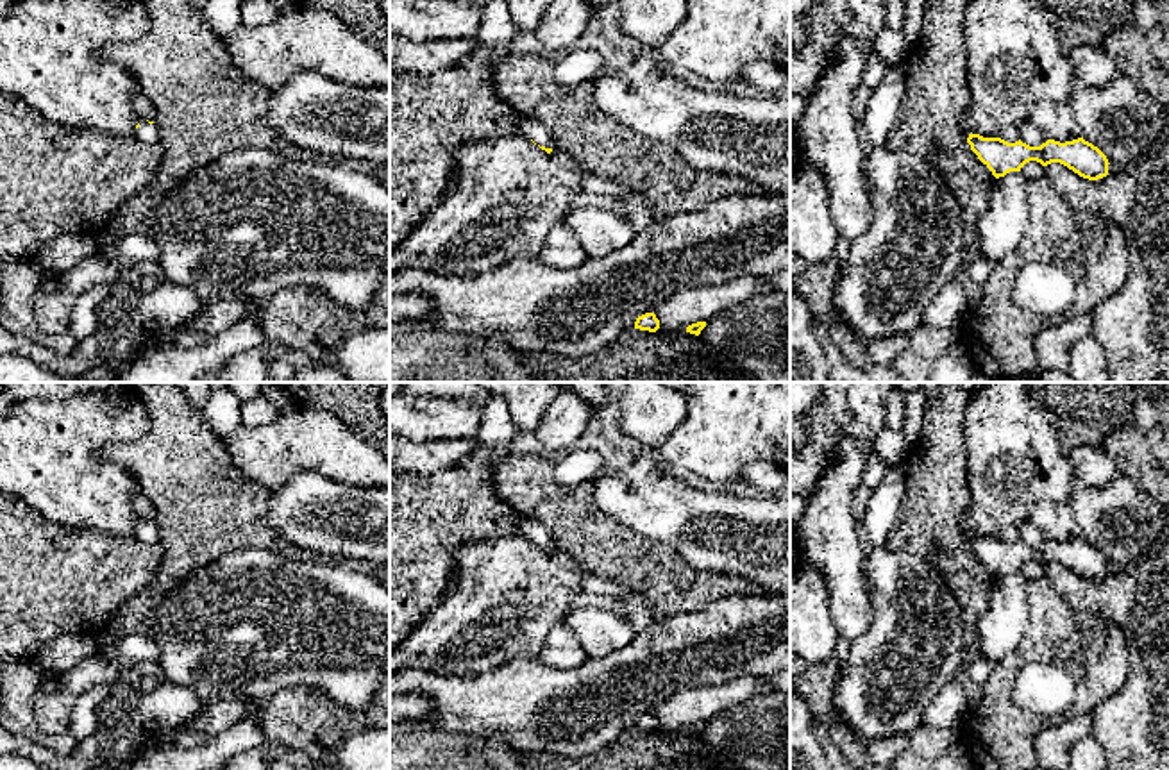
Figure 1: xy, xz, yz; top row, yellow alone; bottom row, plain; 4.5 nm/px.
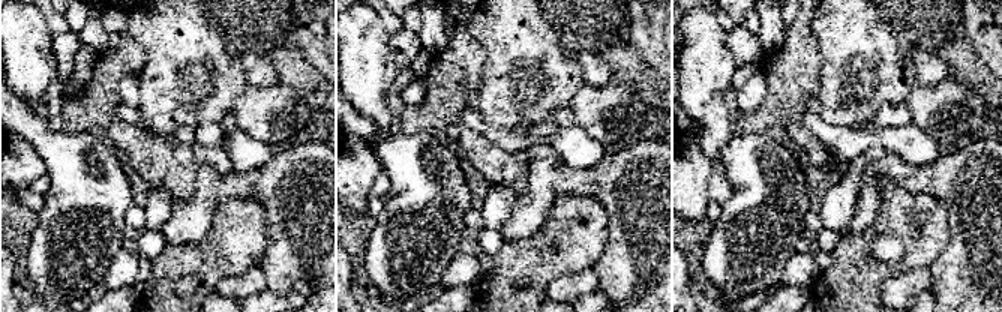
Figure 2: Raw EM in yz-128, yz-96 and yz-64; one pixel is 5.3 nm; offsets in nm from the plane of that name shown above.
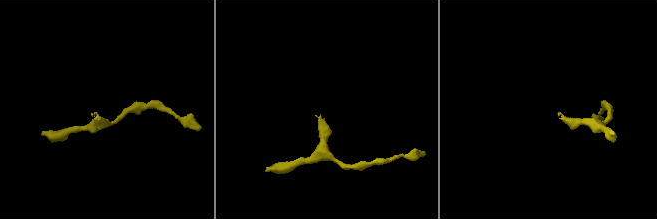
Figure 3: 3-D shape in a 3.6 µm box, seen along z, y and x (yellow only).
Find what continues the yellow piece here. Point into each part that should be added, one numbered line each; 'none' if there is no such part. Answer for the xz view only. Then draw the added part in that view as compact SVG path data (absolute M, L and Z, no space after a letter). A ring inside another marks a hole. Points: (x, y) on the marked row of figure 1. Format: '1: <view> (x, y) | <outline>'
1: xz (531, 129) | M518 116L518 129L520 129L520 134L524 134L527 139L533 139L536 145L552 148L552 150L556 148L552 138L538 121Z

